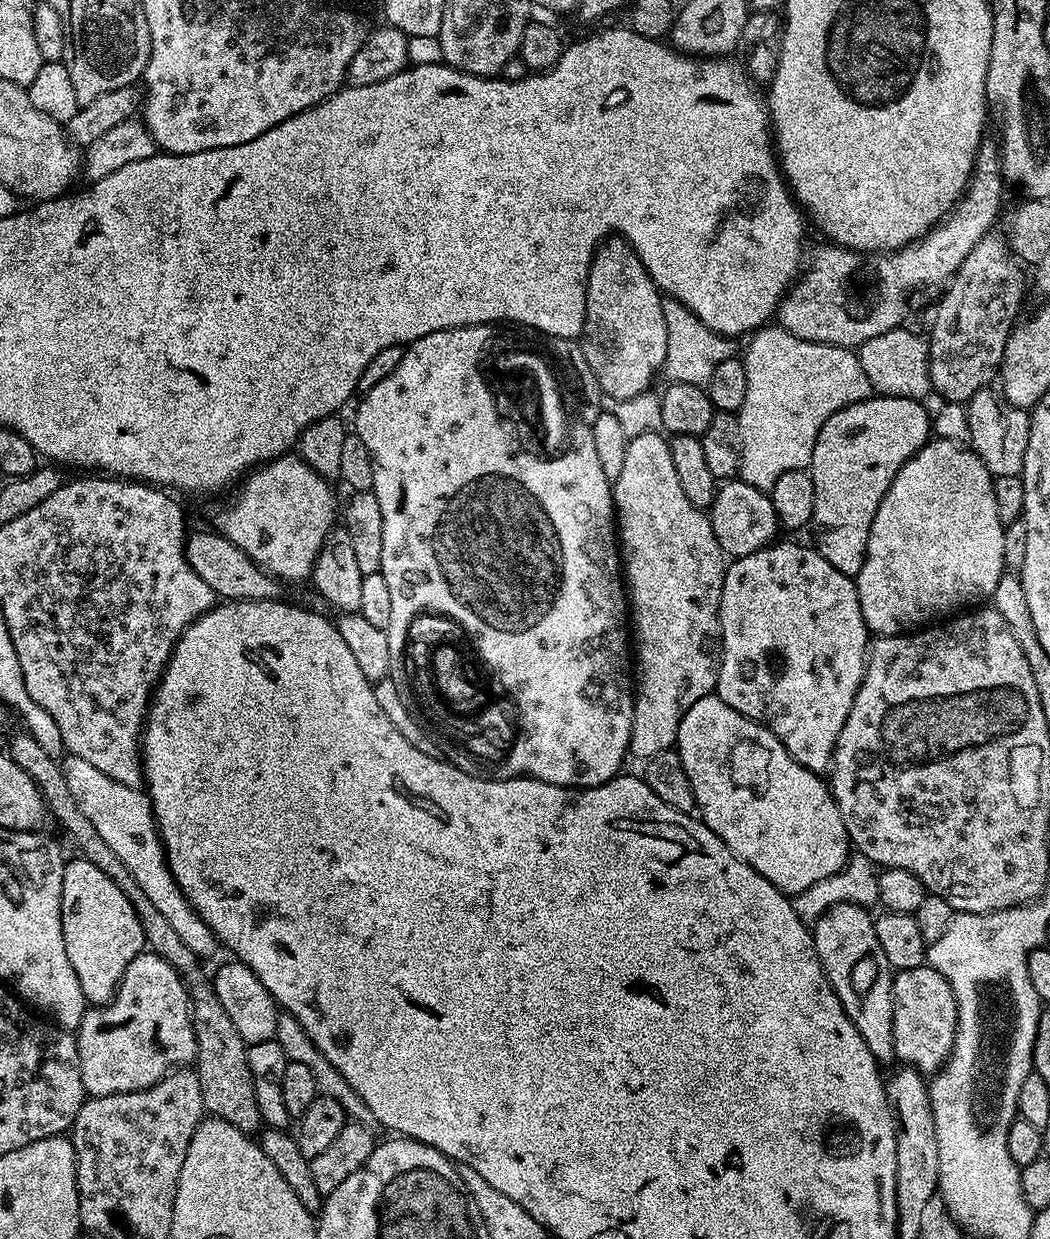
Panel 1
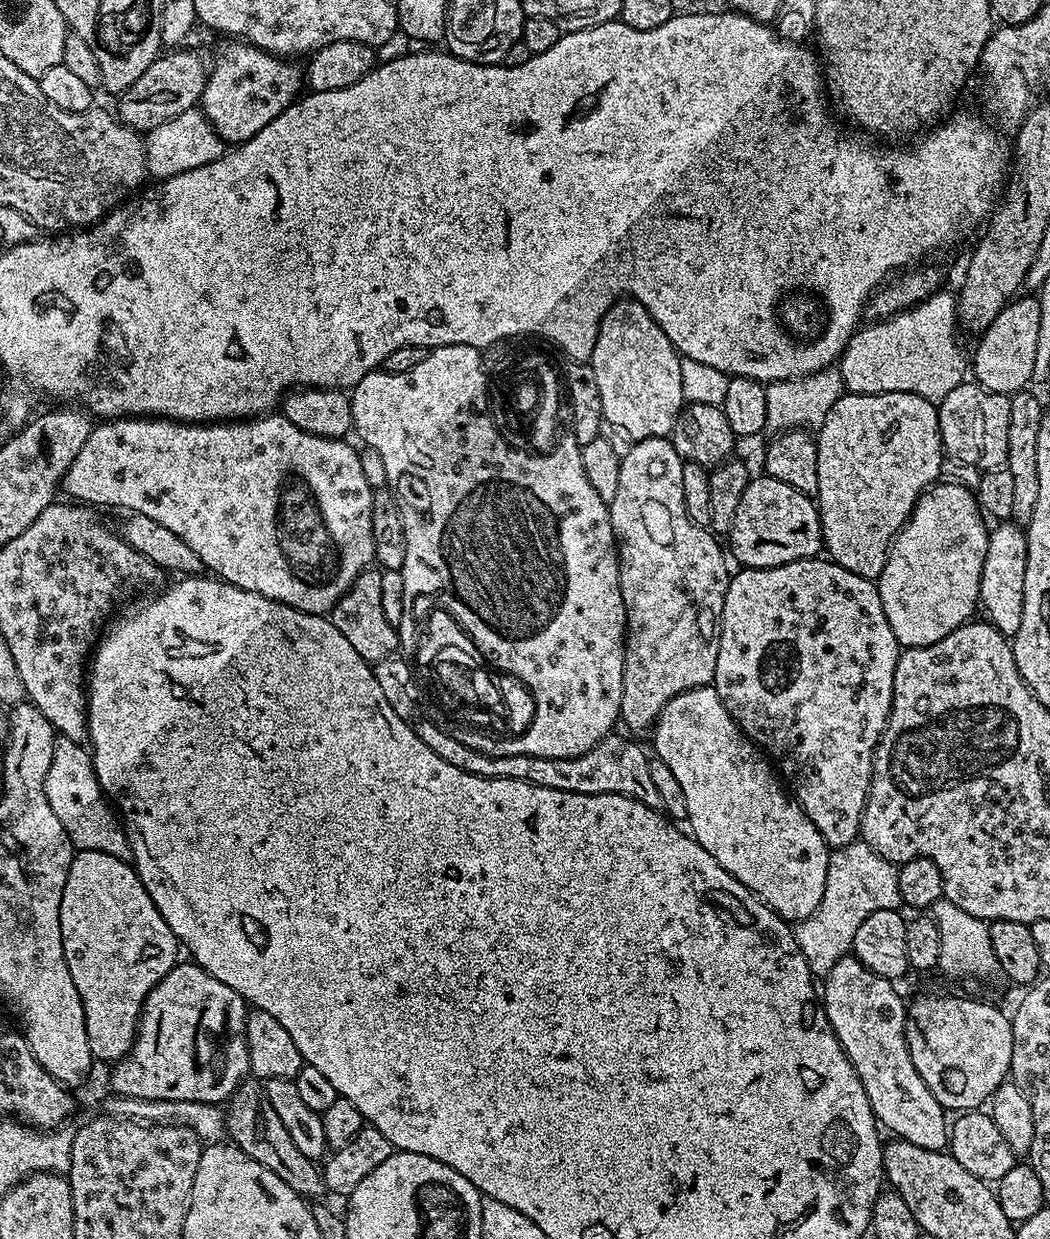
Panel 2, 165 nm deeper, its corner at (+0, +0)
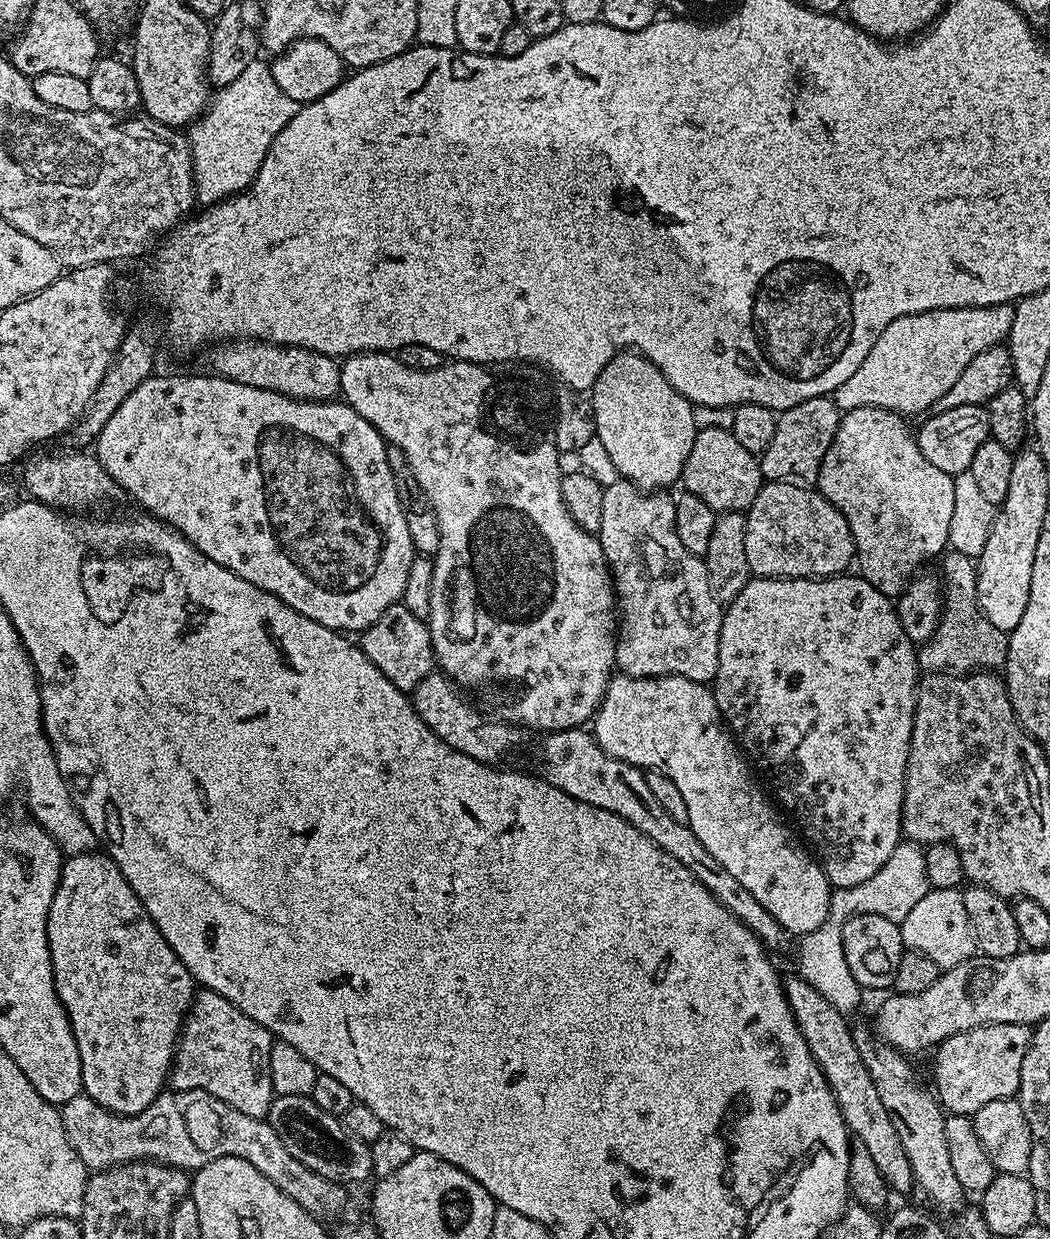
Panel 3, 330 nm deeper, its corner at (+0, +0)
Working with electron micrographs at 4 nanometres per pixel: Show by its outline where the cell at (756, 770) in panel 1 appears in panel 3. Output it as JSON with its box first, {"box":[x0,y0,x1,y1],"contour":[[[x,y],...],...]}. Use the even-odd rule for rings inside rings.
{"box":[590,675,834,938],"contour":[[[613,675],[591,721],[590,731],[606,754],[622,762],[630,762],[635,768],[661,772],[674,781],[686,802],[687,825],[694,830],[698,842],[702,842],[711,856],[733,878],[738,878],[738,882],[742,882],[742,886],[750,890],[766,910],[770,910],[785,932],[799,938],[818,930],[818,926],[826,922],[834,889],[820,869],[819,860],[797,839],[793,829],[788,829],[780,821],[781,813],[771,799],[768,801],[764,797],[765,789],[760,789],[752,781],[753,769],[731,731],[722,723],[715,691],[708,684],[699,684],[681,676]]]}

